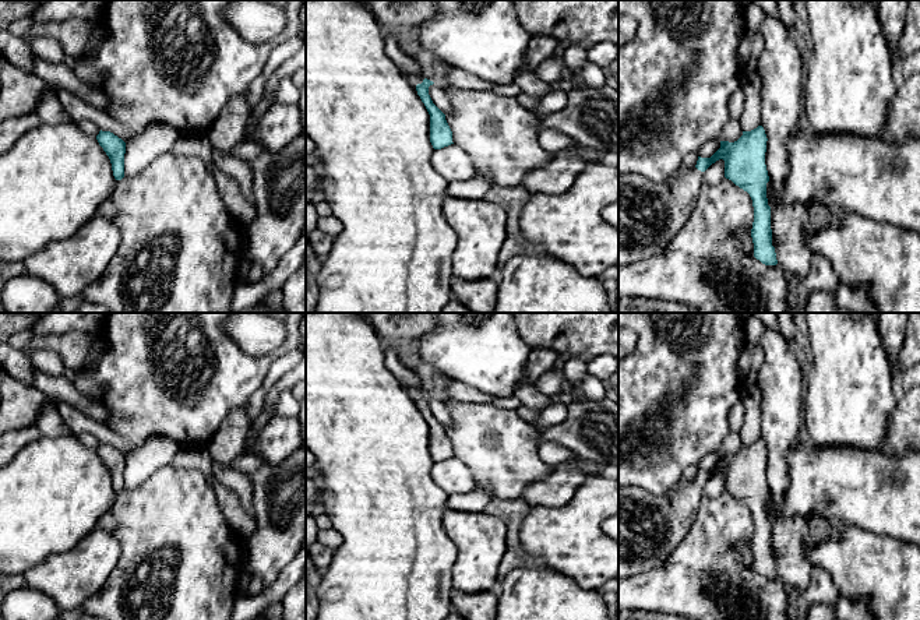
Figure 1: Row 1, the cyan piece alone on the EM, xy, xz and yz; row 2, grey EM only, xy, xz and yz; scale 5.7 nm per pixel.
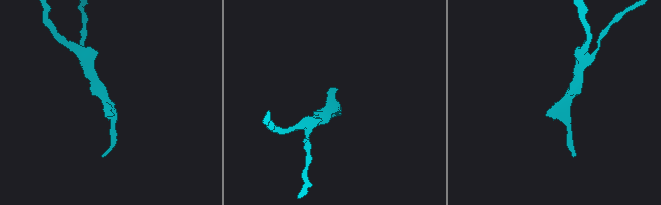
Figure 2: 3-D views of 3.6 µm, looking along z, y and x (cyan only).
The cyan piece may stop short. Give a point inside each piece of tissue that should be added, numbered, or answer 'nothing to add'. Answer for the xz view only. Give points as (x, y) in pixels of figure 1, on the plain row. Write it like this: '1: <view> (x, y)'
1: xz (401, 331)

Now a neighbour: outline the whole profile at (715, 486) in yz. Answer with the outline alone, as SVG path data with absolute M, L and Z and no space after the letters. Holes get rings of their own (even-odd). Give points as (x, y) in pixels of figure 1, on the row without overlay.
M719 472L704 485L702 497L718 497L723 492L725 492L725 473Z

